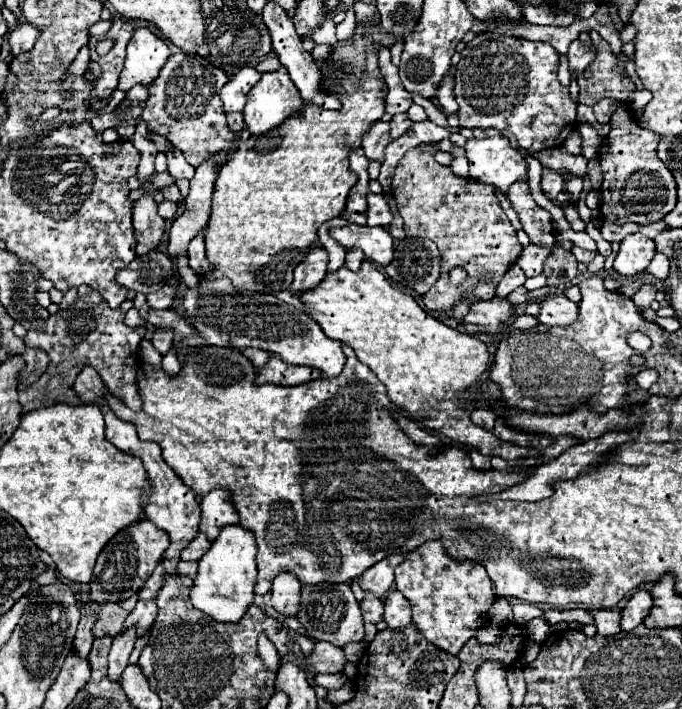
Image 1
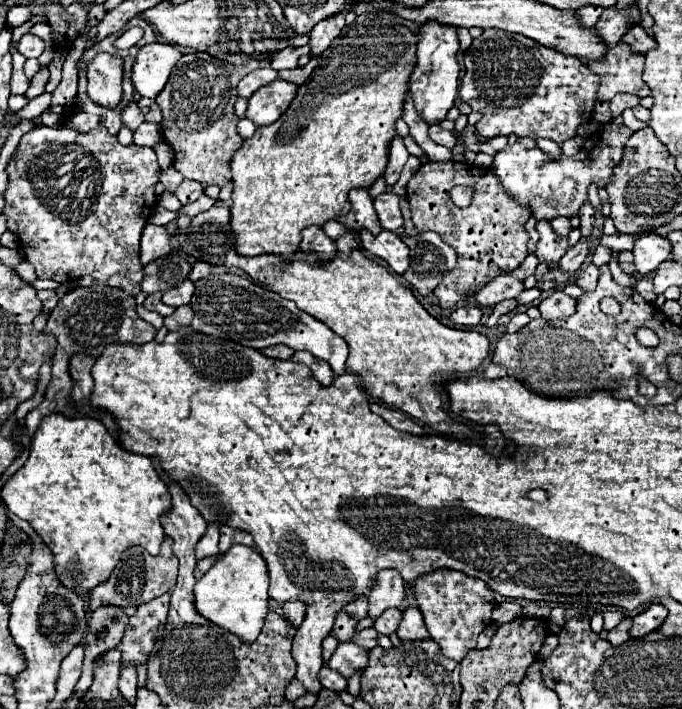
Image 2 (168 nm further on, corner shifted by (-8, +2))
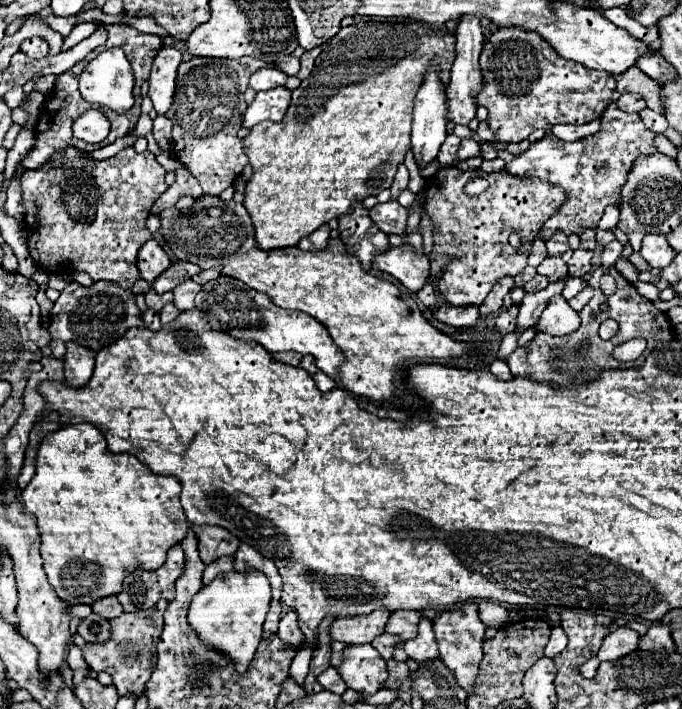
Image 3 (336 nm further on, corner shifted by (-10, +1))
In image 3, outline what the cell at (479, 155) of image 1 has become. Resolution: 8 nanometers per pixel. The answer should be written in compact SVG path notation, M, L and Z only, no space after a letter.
M616 102L600 118L600 130L576 142L562 142L554 134L544 136L540 142L530 144L530 148L506 164L506 170L514 176L540 178L550 184L562 186L568 192L566 204L554 218L542 226L542 240L550 240L558 230L564 234L582 234L586 228L598 228L604 208L614 204L620 206L620 190L626 184L628 172L638 156L650 156L656 152L656 134L644 126L638 114L622 112Z

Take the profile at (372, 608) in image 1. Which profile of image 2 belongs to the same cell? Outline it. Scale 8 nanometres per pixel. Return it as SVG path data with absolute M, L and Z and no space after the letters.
M386 609L386 611L374 621L374 629L376 629L378 633L384 633L384 635L394 633L396 627L398 627L400 615L402 615L400 609Z

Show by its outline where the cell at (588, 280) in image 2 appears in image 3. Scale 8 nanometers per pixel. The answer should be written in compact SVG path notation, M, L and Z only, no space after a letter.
M586 286L586 288L584 288L580 294L576 294L572 300L568 300L568 304L570 304L570 306L576 310L576 312L580 312L580 310L582 310L582 308L588 304L588 300L592 298L592 292L594 292L594 290L592 290L590 286Z

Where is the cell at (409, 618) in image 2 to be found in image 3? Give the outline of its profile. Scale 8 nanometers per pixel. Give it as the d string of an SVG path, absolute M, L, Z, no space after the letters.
M422 618L420 622L420 632L416 638L406 640L404 642L404 650L406 654L416 660L418 664L426 664L426 662L434 662L438 658L438 646L434 640L434 632L432 632L432 622L428 618Z

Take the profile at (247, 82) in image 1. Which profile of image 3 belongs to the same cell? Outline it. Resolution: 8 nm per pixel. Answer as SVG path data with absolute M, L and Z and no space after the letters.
M262 68L258 72L252 74L250 78L250 86L260 92L260 90L270 90L270 88L276 88L276 86L284 86L286 84L286 74L276 70L276 68Z

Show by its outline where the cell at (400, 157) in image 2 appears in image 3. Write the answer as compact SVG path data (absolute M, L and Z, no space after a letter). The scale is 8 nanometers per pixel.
M402 164L402 166L398 168L398 172L396 172L396 176L394 176L394 182L392 182L392 186L390 186L392 200L398 200L400 192L408 188L408 180L410 180L410 176L408 176L408 168Z

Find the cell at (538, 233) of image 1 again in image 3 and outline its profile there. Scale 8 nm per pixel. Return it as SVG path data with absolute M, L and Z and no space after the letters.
M546 258L536 270L538 270L538 274L546 276L548 282L558 282L568 276L568 268L562 258Z

